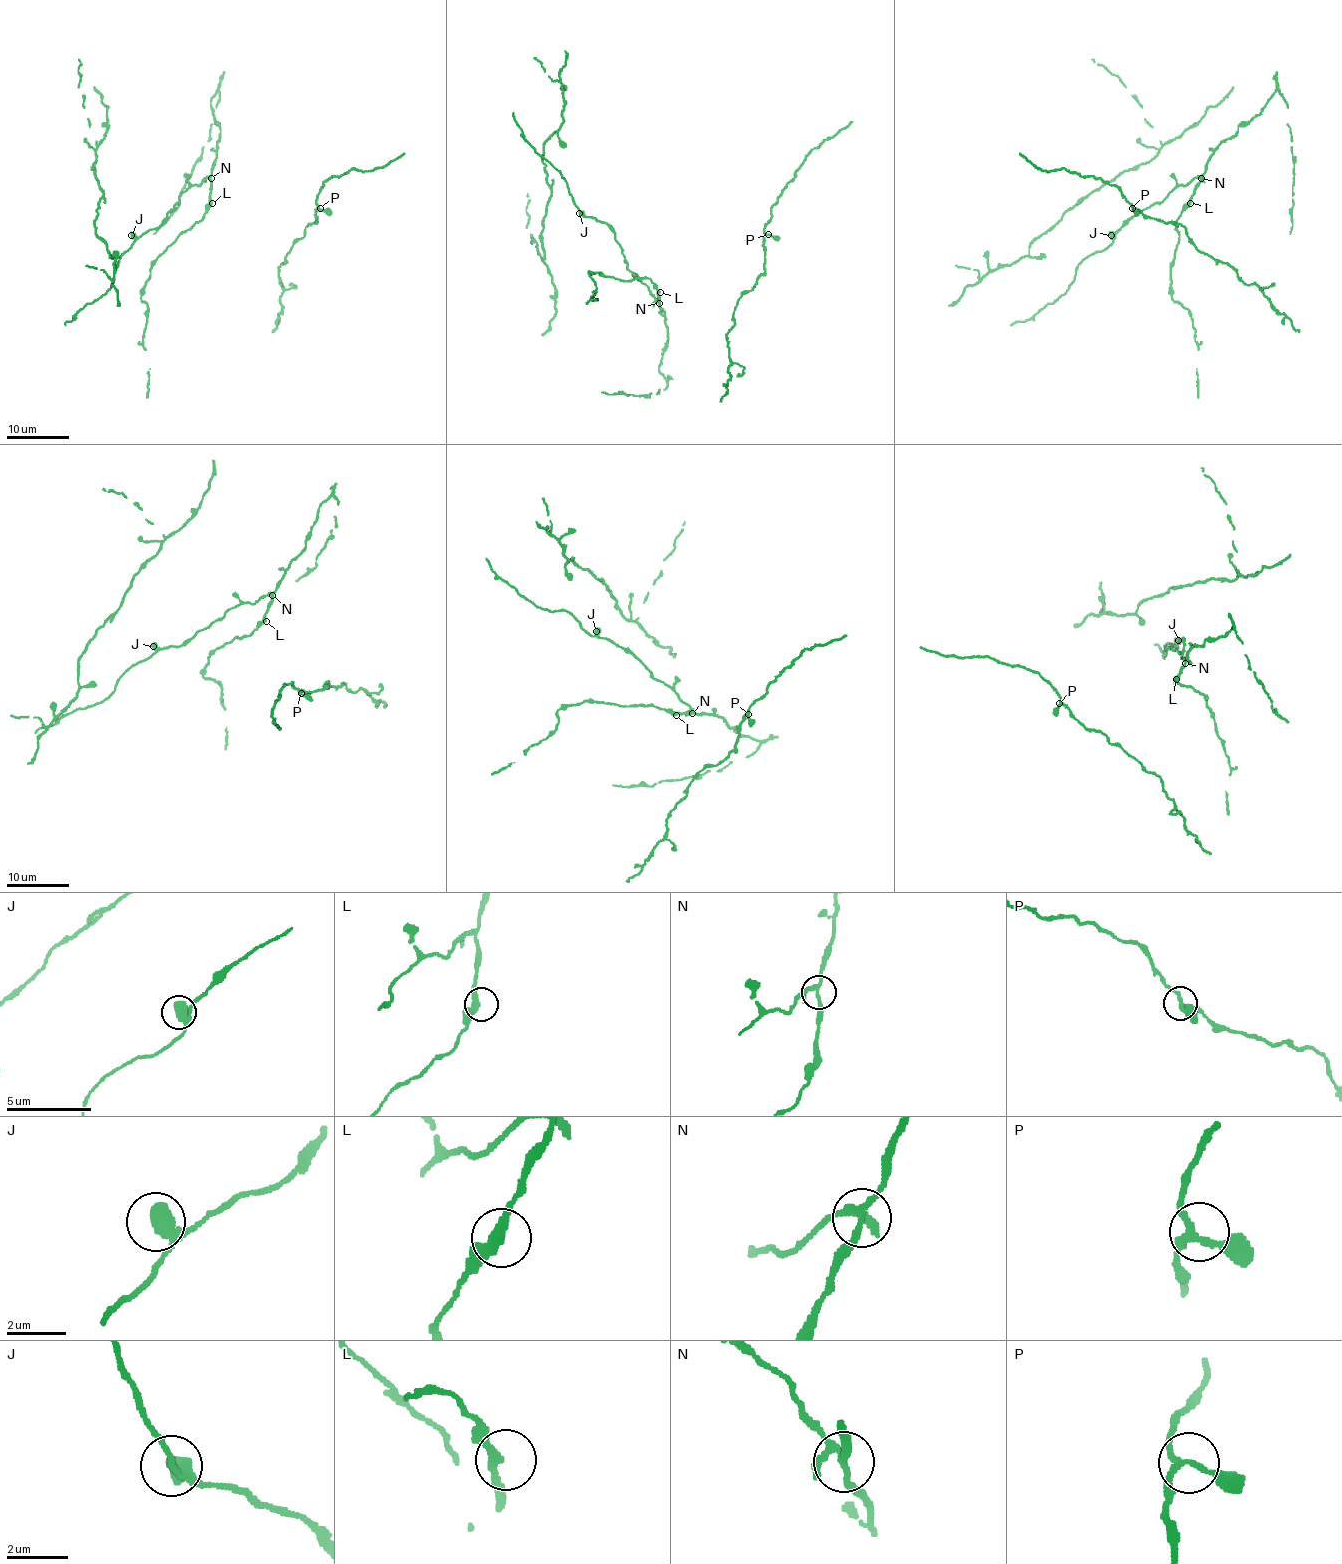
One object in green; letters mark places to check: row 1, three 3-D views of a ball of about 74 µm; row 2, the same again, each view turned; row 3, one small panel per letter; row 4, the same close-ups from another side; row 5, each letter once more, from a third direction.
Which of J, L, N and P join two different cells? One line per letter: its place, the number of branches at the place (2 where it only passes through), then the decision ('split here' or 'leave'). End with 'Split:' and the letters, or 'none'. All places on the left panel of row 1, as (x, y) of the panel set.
J: place (131, 235); branches 2; leave
L: place (212, 203); branches 2; leave
N: place (211, 178); branches 4; leave
P: place (320, 208); branches 3; leave
Split: none

